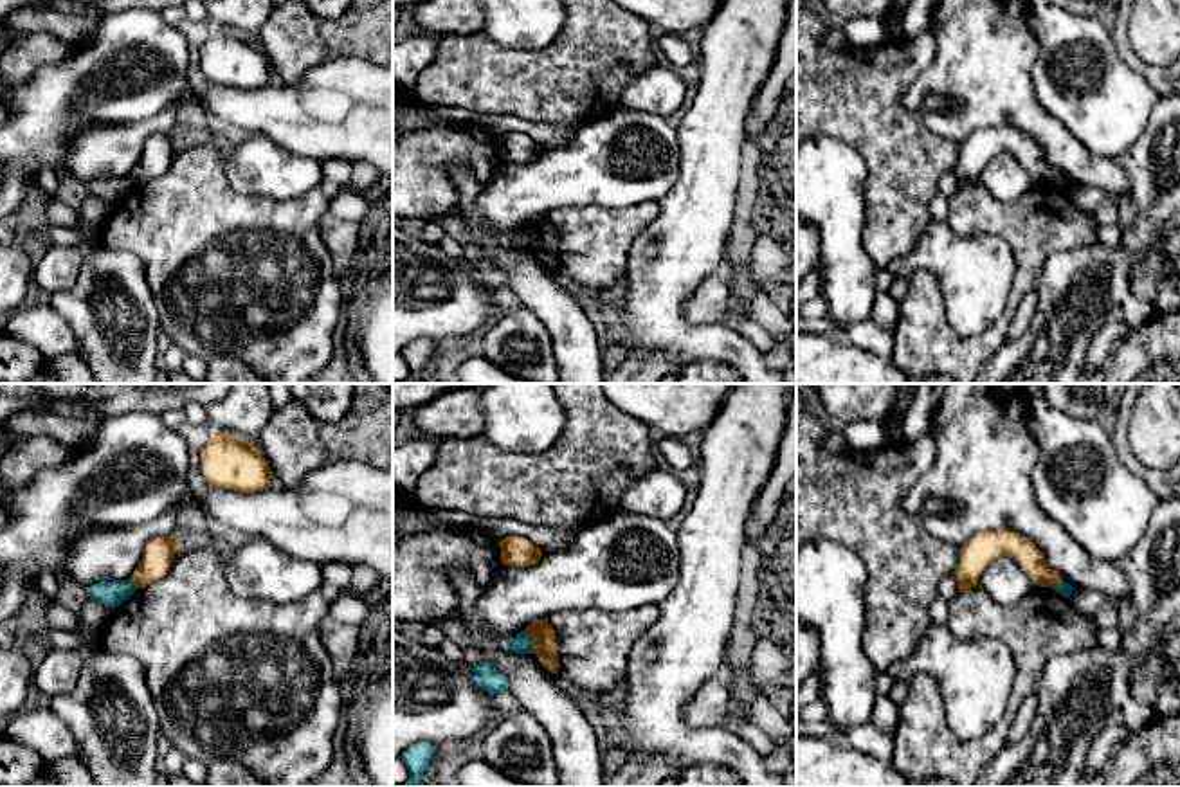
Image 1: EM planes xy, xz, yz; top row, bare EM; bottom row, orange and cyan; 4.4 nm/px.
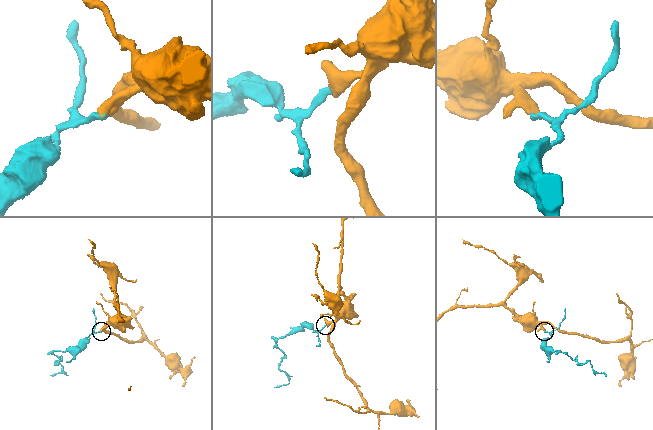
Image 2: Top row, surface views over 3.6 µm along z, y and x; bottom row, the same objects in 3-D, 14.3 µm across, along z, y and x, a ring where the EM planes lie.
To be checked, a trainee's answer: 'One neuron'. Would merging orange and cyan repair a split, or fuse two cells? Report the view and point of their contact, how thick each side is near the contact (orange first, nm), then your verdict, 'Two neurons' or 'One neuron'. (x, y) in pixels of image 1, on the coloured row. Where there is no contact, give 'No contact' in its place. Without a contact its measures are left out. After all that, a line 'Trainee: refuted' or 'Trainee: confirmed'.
Touches orange at xz (532, 642). Thickness 110 nm (orange) against 80 nm. Two neurons
Trainee: refuted

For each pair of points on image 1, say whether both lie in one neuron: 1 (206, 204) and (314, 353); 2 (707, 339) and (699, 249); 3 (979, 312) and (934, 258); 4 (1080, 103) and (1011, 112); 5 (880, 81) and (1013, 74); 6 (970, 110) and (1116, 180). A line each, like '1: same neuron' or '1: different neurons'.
1: same neuron
2: same neuron
3: same neuron
4: different neurons
5: different neurons
6: same neuron

